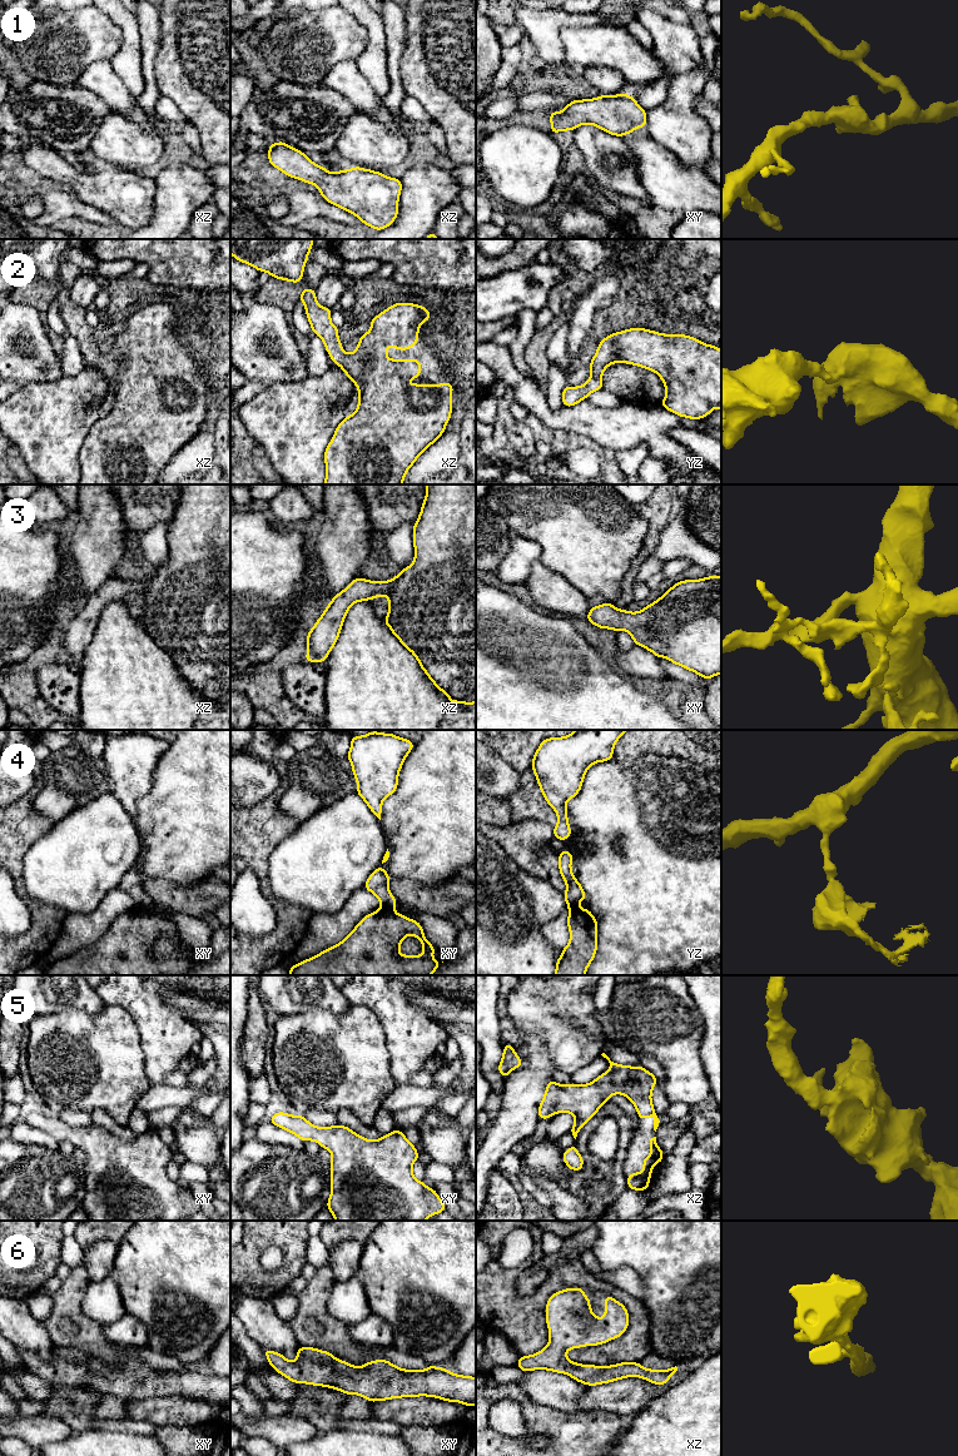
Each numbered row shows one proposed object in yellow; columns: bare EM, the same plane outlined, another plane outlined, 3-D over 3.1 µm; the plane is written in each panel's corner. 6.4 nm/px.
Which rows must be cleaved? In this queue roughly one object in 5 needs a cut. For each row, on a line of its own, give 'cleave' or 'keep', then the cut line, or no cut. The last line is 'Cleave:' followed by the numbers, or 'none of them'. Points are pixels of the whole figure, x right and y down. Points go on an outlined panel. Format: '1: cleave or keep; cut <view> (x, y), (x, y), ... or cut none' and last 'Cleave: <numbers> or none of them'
1: keep; cut none
2: keep; cut none
3: keep; cut none
4: cleave; cut xy (382, 907), (392, 909)
5: keep; cut none
6: keep; cut none
Cleave: 4

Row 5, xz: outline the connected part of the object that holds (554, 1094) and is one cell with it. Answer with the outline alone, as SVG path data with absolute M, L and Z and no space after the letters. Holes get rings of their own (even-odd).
M602 1053L610 1063L610 1069L589 1084L557 1084L551 1079L546 1087L543 1099L538 1105L538 1118L547 1119L554 1114L566 1112L575 1115L570 1133L576 1139L580 1129L609 1102L612 1094L627 1097L637 1110L640 1119L654 1115L654 1130L659 1127L659 1118L651 1102L656 1077L644 1067L616 1064Z

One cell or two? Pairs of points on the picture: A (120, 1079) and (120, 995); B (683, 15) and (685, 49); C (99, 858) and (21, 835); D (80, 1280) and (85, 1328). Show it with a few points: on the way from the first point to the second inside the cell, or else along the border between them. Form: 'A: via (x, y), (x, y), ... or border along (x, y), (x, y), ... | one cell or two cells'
A: border along (104, 1003), (120, 1005), (138, 1029) | two cells
B: border along (658, 13), (675, 21), (690, 24) | two cells
C: border along (54, 823), (29, 849), (24, 858), (24, 865) | two cells
D: via (74, 1292), (74, 1312), (77, 1316) | one cell

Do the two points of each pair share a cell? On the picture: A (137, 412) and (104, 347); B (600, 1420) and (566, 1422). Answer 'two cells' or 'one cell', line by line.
A: two cells
B: one cell

